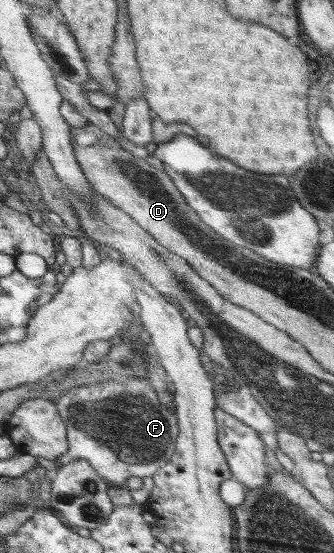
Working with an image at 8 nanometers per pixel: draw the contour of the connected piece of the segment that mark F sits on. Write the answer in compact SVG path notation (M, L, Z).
M146 379L131 381L104 381L103 383L87 383L83 387L70 389L54 401L63 421L66 422L66 438L68 450L58 457L58 465L67 465L77 460L87 460L97 474L109 485L124 486L129 478L153 477L173 455L178 436L176 415L163 405Z

